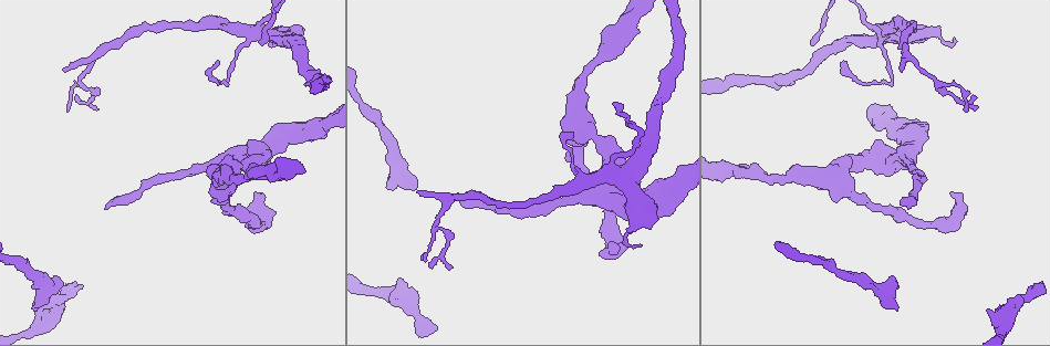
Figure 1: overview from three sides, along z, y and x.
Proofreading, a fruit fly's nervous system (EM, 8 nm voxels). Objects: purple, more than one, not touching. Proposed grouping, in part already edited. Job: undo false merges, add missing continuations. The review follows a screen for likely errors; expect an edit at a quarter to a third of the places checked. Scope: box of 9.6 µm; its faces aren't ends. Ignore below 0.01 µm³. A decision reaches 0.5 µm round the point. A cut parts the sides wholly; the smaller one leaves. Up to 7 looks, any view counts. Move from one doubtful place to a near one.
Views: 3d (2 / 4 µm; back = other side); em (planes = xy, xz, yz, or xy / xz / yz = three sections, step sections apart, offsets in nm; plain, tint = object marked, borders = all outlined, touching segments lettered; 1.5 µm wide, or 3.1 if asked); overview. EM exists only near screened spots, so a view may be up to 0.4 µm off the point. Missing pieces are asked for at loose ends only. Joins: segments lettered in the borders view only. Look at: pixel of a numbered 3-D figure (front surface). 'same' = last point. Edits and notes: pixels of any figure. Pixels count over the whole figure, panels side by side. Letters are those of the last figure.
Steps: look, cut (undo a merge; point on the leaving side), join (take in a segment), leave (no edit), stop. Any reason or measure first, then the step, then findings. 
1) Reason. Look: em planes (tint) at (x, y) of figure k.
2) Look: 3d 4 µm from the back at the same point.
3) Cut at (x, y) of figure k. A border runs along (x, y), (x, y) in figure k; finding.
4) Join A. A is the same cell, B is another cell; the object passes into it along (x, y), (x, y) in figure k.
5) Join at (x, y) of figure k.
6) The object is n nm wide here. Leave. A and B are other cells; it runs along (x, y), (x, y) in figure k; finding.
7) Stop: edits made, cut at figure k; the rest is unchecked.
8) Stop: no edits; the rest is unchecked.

End of a long branch. Look: 3d 2 µm at (843, 62) of figure 1.

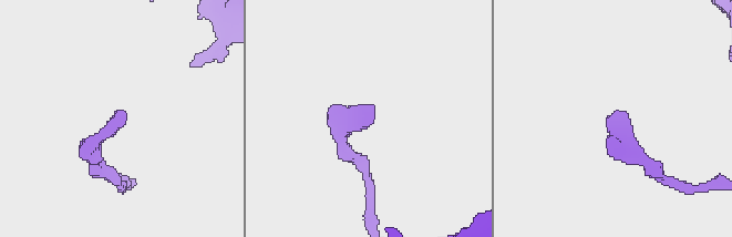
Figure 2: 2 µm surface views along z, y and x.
Look: em planes (borders) at (608, 118) of figure 2.

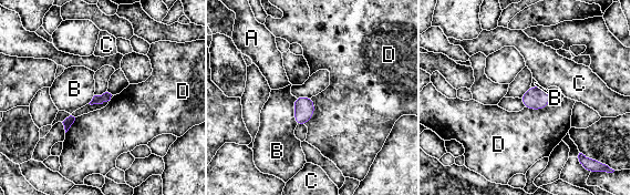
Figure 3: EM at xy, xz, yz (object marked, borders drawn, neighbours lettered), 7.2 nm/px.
Leave. A, B, C and D are other cells; a border runs along (295, 98), (293, 121), (297, 124) in figure 3; none of them fits.

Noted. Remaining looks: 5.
Look: em yz step 4 (borders) at (609, 244) of figure 1.

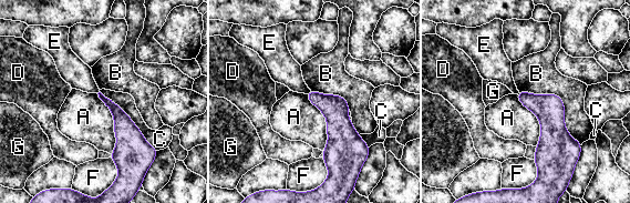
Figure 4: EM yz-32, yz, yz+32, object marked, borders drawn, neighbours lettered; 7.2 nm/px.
Leave. A, B, C, D, E, F and G are other cells; a border runs along (96, 93), (113, 118), (111, 153) in figure 4; none of them fits.

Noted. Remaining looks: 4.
Look: 3d 2 µm at (897, 311) of figure 1.

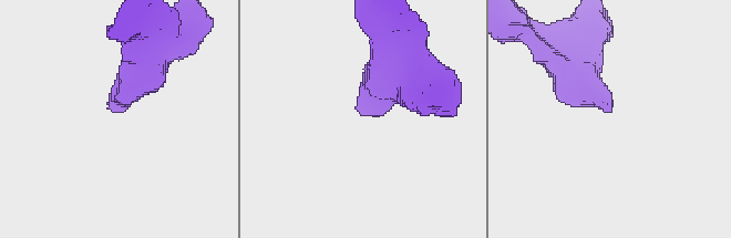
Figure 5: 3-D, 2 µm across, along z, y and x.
Look: em planes (borders) at (363, 113) of figure 5.

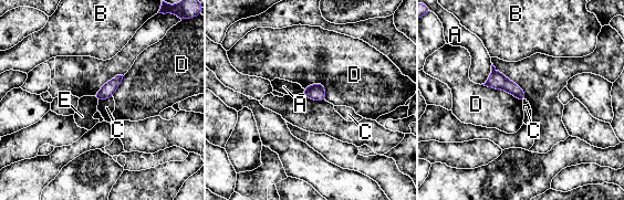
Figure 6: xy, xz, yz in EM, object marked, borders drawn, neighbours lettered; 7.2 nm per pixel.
Leave. A, B, C, D and E are other cells; a border runs along (93, 95), (97, 102) in figure 6; no lettered segment goes on from it.

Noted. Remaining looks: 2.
Stop: no edits; the rest is unchecked.

